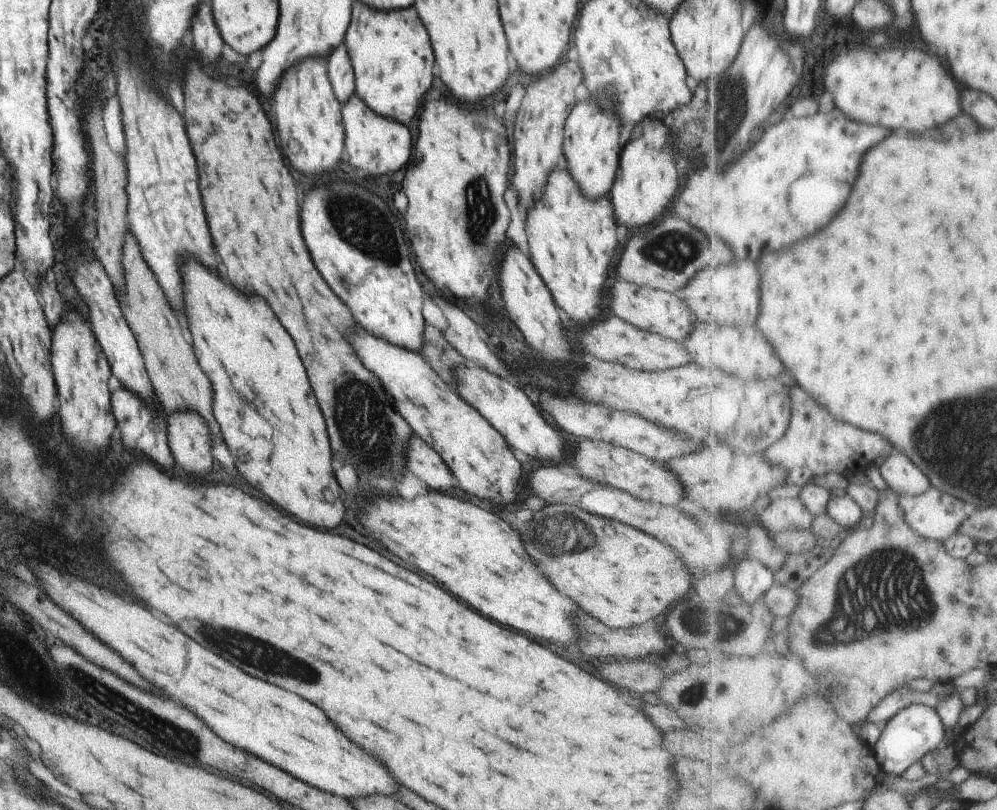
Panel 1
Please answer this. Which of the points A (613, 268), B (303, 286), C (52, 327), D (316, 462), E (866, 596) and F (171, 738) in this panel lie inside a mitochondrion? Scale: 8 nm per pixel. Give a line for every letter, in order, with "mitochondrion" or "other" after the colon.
A: other
B: other
C: other
D: other
E: mitochondrion
F: mitochondrion

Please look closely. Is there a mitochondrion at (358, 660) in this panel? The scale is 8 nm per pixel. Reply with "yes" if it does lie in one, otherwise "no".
no

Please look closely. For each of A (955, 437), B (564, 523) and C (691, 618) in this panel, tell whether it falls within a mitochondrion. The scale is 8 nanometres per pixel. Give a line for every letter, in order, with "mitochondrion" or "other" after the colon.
A: mitochondrion
B: mitochondrion
C: mitochondrion

